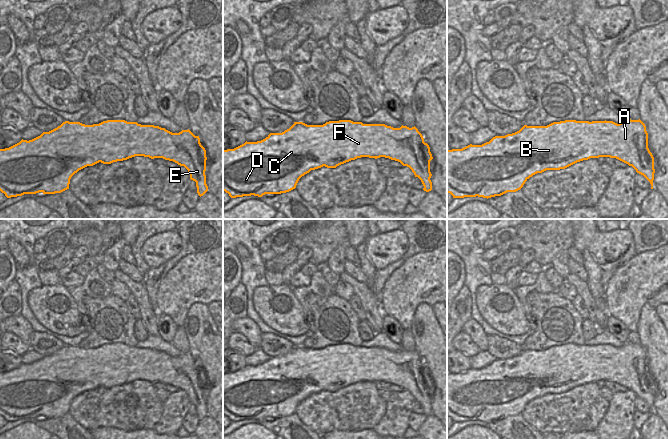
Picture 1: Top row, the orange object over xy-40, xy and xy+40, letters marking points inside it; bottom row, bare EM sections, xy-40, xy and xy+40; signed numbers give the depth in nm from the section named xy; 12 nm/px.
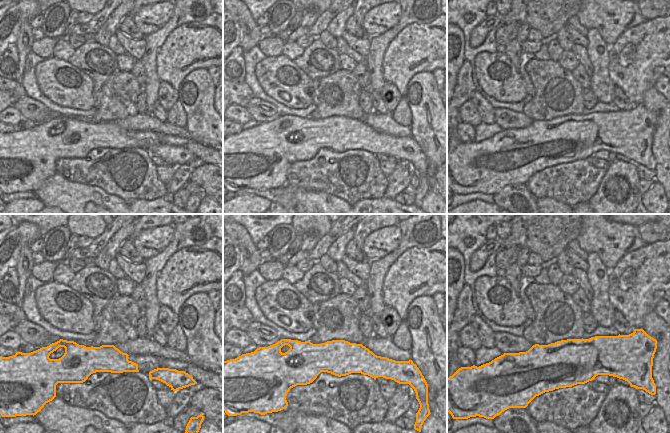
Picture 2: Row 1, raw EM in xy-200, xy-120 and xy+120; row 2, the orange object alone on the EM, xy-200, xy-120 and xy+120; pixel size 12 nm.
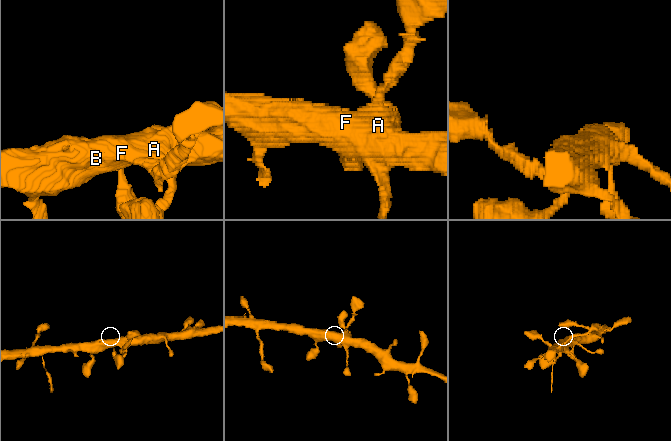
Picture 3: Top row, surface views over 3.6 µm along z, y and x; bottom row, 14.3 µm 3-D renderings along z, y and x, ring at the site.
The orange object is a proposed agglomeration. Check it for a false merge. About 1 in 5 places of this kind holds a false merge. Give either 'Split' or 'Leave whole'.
Leave whole.

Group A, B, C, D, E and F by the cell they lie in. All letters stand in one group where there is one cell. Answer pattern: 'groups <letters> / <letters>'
groups A B C D E F

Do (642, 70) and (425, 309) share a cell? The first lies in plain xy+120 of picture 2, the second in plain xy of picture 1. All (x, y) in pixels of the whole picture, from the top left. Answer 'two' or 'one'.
two

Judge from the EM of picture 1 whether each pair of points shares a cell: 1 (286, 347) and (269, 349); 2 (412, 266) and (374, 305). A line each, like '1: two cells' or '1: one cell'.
1: one cell
2: two cells

